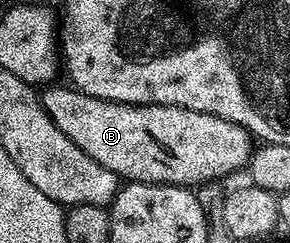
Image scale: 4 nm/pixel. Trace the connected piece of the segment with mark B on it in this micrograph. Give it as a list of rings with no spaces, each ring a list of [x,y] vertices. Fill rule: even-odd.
[[[58,84],[48,85],[41,93],[40,100],[43,104],[43,108],[49,114],[53,120],[54,125],[74,145],[77,145],[79,149],[84,150],[85,154],[89,154],[95,162],[101,166],[105,166],[107,170],[123,179],[127,182],[142,183],[142,184],[179,184],[183,187],[194,187],[200,185],[209,184],[211,181],[222,181],[222,176],[231,176],[238,168],[241,170],[248,167],[248,161],[251,158],[253,151],[253,137],[247,129],[241,127],[239,124],[229,122],[225,118],[217,118],[217,114],[209,114],[208,112],[202,112],[201,110],[189,110],[188,107],[173,106],[172,104],[127,104],[127,103],[115,103],[112,100],[103,100],[99,98],[93,98],[92,95],[87,95],[84,92],[74,87],[65,85],[57,86]]]

